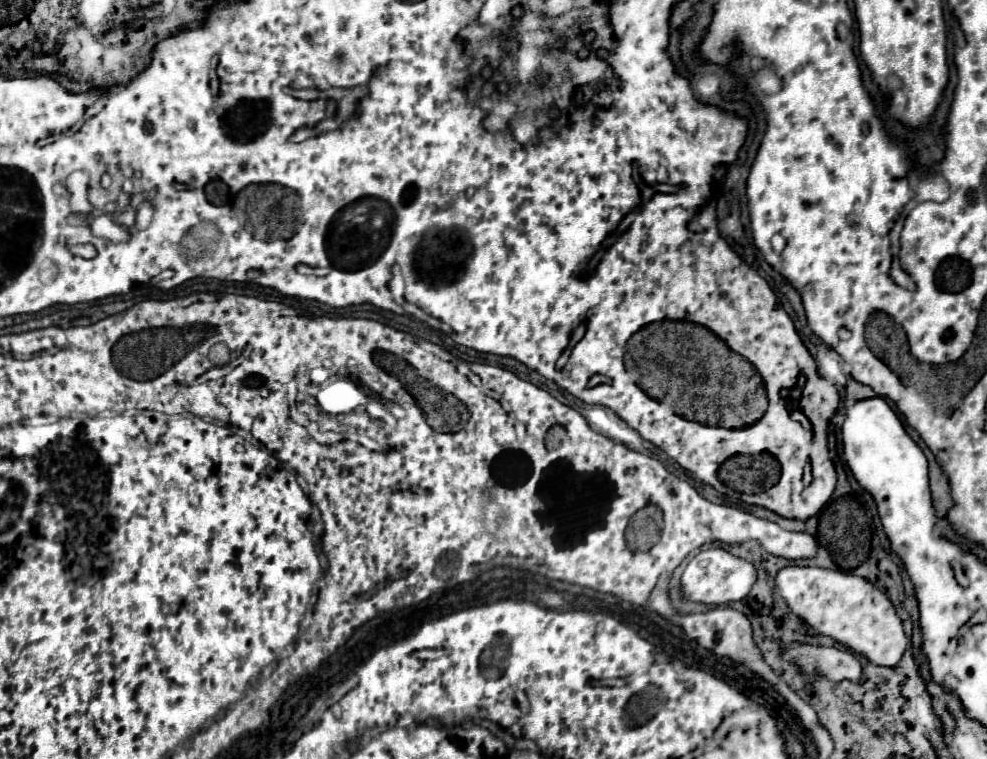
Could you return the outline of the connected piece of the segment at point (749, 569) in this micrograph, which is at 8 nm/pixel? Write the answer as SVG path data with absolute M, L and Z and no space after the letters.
M710 548L710 550L700 552L698 556L694 556L688 562L688 566L680 578L680 592L682 592L682 598L686 598L690 602L722 606L722 604L746 598L754 582L756 582L754 564L750 564L742 558L736 558L722 548Z

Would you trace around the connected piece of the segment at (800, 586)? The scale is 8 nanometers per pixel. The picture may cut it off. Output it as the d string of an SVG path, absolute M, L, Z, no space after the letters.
M786 566L774 576L774 586L788 608L814 630L848 646L876 666L896 666L906 650L902 620L896 616L888 596L868 580L842 570L810 566Z

